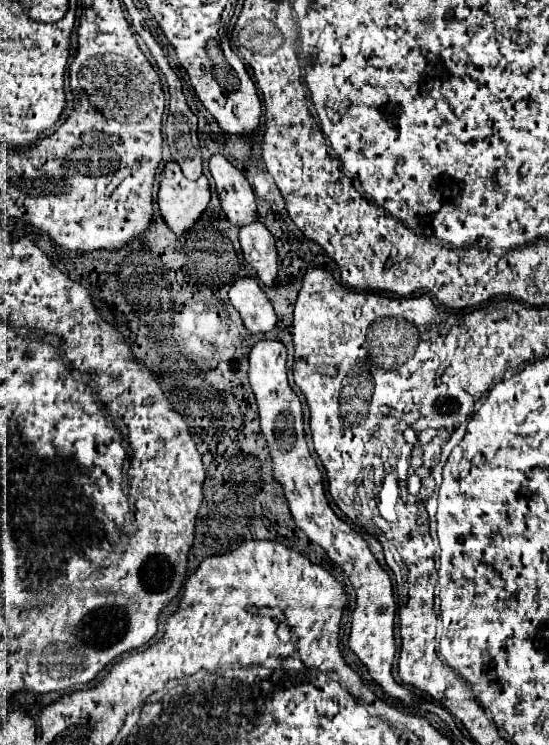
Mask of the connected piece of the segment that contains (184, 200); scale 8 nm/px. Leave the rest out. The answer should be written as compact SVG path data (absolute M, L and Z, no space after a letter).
M175 161L165 163L159 185L159 209L175 235L187 231L201 217L209 199L209 181L205 175L189 181Z

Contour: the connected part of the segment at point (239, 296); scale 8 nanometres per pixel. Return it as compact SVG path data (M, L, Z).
M241 277L229 289L229 301L241 313L251 333L267 333L275 327L275 311L255 277Z

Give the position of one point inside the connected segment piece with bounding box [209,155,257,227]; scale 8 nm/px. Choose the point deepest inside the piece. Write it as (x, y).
(237, 199)

